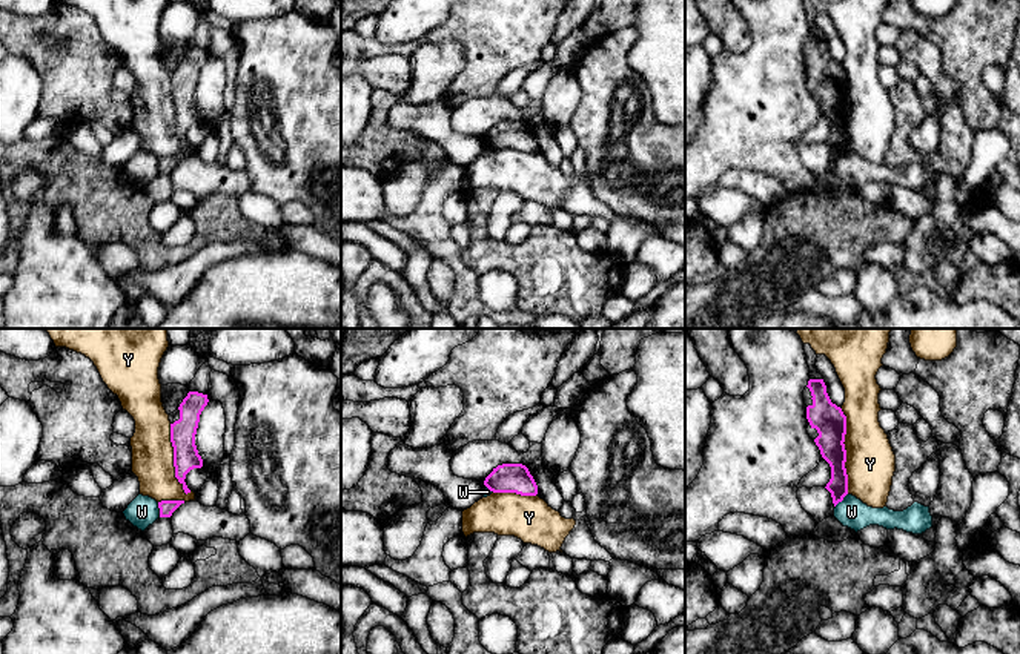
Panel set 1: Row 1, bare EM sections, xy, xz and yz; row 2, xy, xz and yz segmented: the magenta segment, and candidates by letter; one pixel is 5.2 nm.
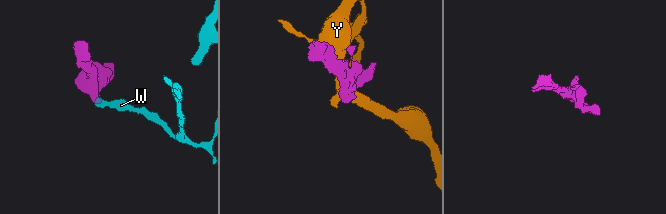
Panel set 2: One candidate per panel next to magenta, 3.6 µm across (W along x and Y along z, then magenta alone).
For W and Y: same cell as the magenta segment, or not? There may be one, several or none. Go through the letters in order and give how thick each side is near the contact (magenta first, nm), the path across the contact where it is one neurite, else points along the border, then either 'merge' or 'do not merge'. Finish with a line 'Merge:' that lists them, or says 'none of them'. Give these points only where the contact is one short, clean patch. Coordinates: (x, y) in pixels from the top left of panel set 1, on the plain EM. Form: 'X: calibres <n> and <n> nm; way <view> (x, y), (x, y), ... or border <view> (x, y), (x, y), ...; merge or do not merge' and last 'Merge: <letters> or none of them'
W: calibres 80 and 160 nm; border xy (157, 158), (160, 172); do not merge
Y: calibres 170 and 260 nm; do not merge
Merge: none of them

